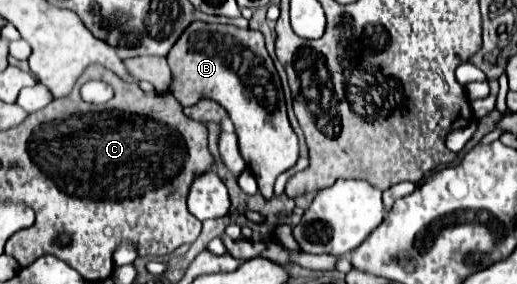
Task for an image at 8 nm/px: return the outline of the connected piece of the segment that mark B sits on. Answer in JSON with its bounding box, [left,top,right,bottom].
[167,21,299,199]

